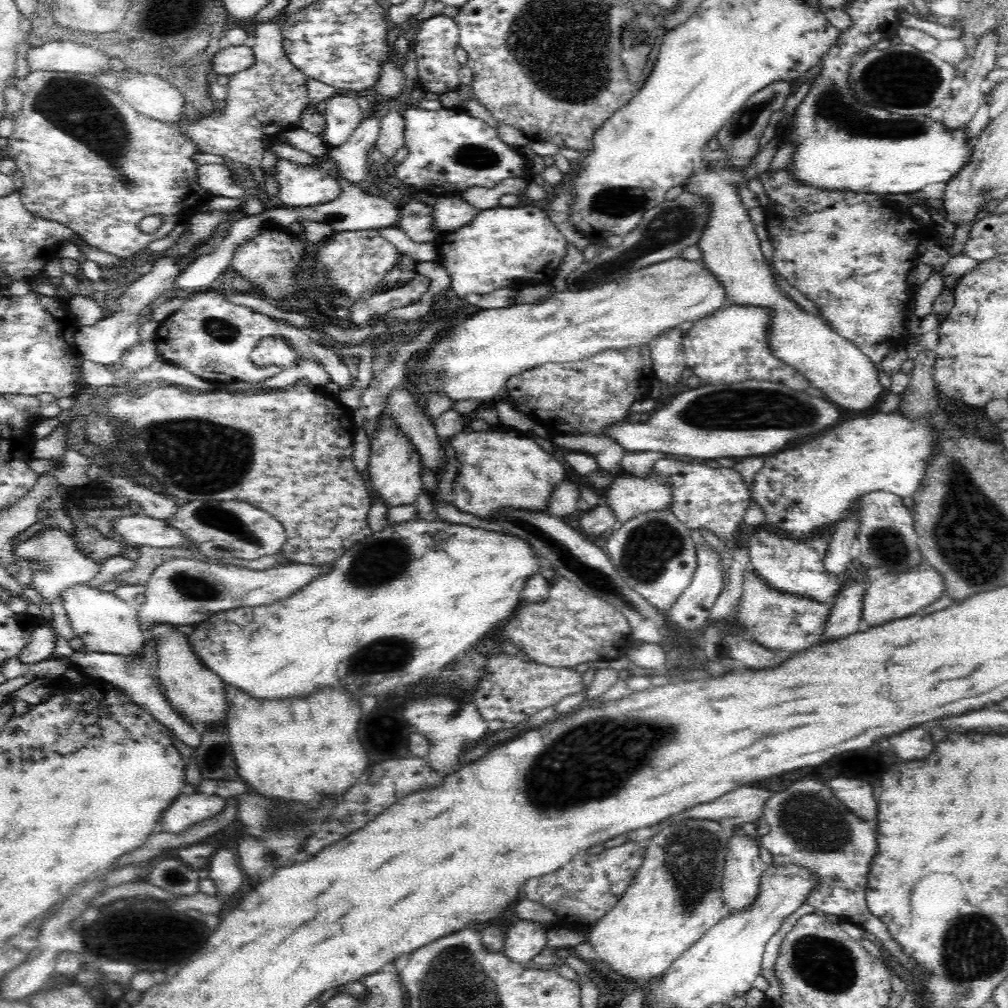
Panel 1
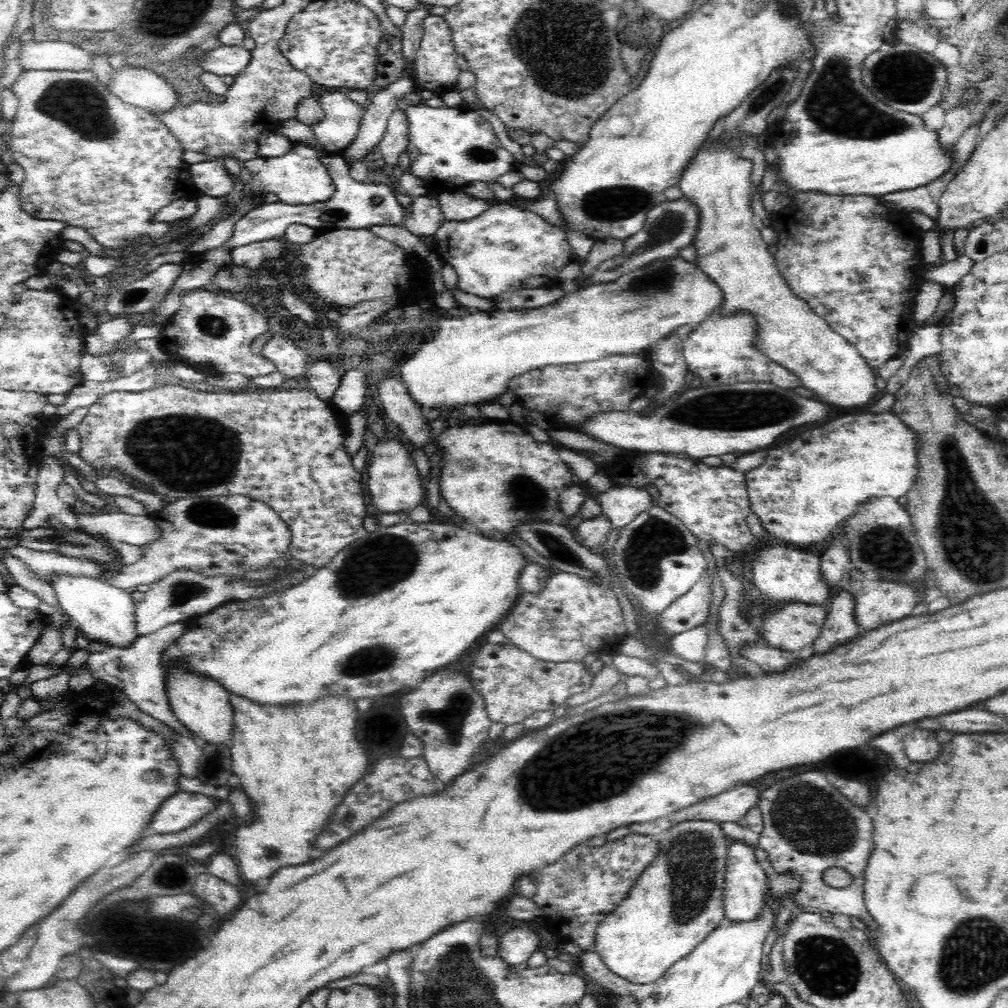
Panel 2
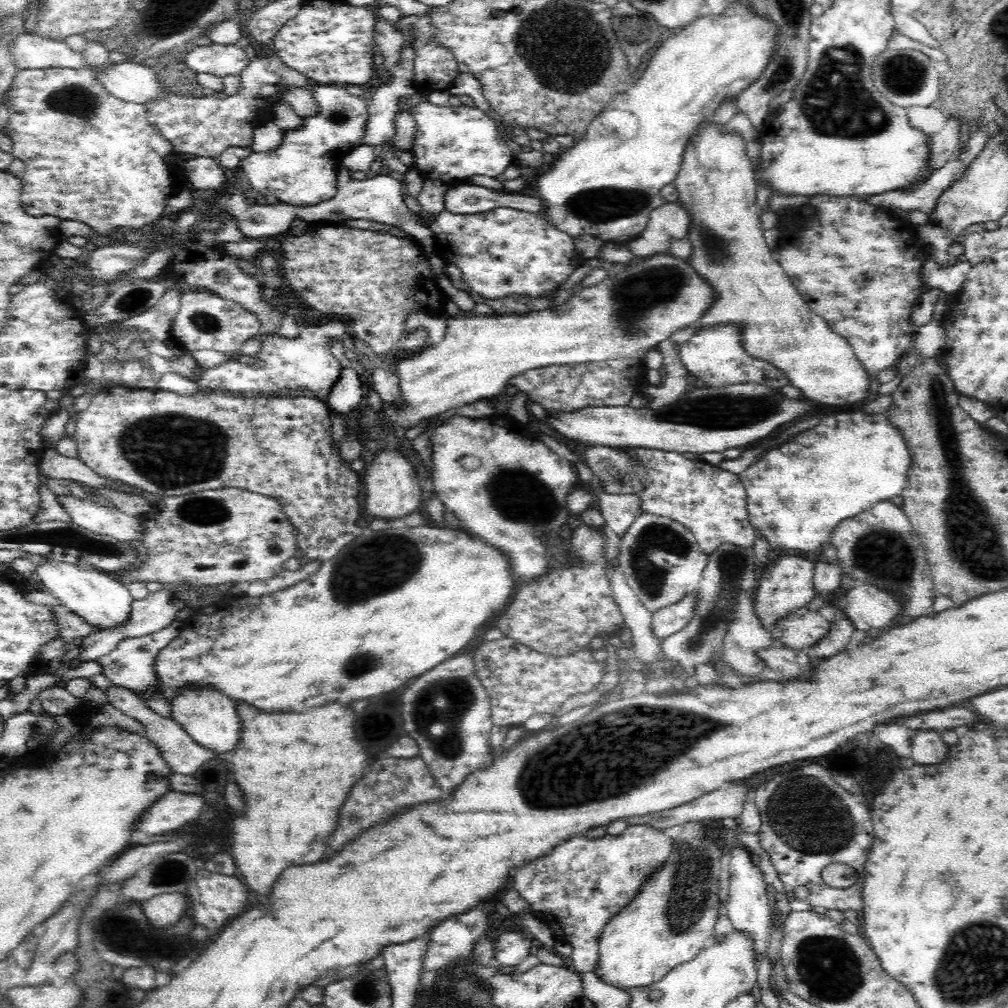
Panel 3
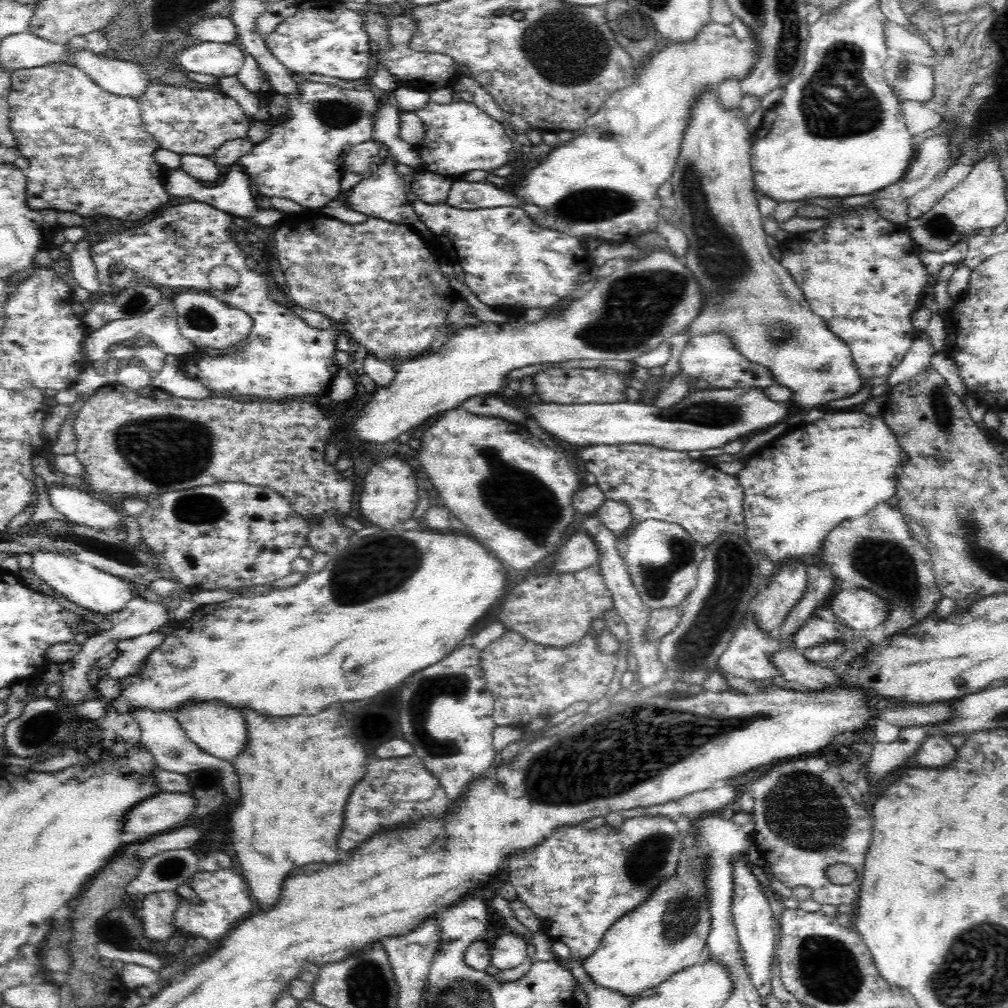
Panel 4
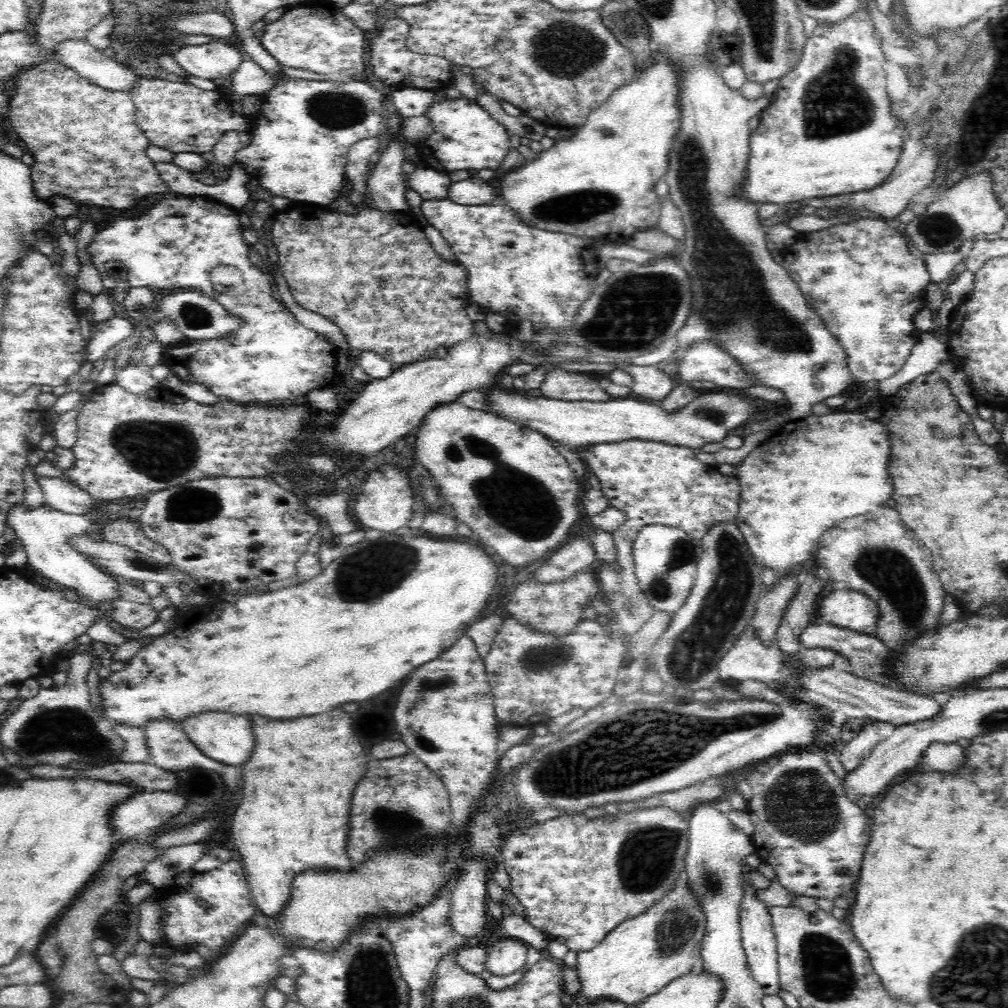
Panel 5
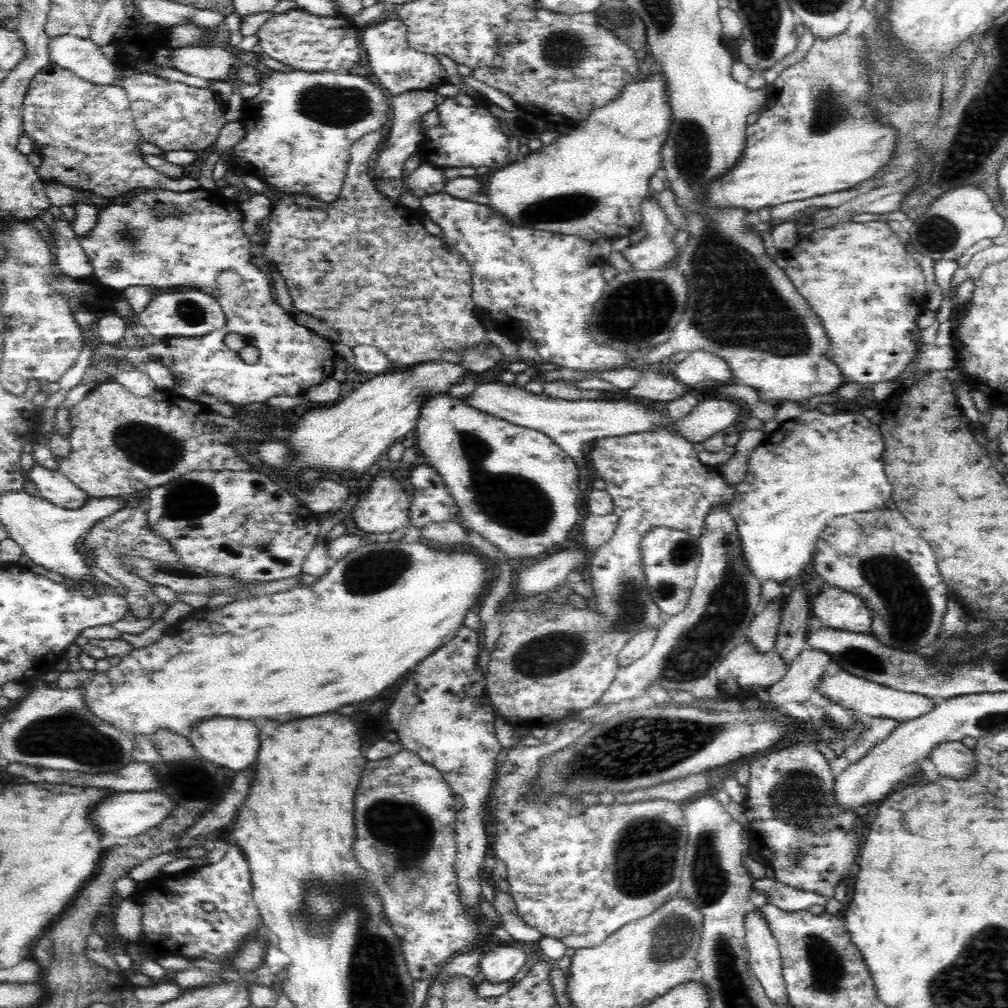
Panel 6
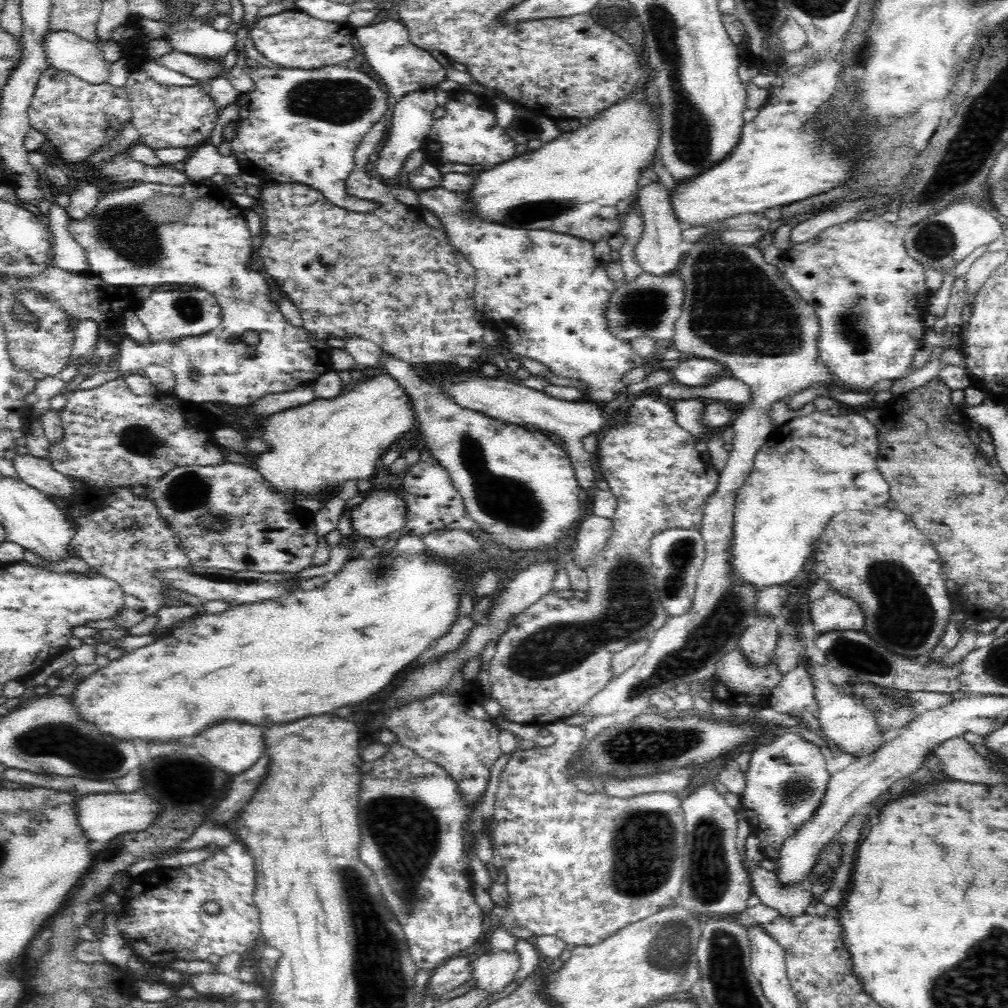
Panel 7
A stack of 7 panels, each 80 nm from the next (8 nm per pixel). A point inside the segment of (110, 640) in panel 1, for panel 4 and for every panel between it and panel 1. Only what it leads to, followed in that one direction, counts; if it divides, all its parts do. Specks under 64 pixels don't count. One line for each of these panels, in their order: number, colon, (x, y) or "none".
2: (101, 611)
3: (104, 602)
4: (83, 584)

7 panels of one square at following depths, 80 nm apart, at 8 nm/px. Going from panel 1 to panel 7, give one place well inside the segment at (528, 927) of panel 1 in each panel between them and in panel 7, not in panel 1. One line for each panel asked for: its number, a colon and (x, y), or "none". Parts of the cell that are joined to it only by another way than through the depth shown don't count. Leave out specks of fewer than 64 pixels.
2: (516, 946)
3: (511, 948)
4: (508, 951)
5: (507, 955)
6: (501, 964)
7: (492, 973)

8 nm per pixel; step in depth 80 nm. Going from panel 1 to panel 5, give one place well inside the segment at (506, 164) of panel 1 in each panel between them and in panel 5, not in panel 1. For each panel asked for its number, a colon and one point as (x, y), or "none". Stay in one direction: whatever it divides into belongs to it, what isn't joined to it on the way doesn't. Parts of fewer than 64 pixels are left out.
2: (448, 147)
3: (453, 142)
4: (460, 137)
5: (465, 136)

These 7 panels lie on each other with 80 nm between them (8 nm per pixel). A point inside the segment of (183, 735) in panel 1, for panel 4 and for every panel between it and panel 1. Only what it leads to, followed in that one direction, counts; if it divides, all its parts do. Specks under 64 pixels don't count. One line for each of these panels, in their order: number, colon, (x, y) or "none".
2: (135, 669)
3: (131, 664)
4: (133, 652)

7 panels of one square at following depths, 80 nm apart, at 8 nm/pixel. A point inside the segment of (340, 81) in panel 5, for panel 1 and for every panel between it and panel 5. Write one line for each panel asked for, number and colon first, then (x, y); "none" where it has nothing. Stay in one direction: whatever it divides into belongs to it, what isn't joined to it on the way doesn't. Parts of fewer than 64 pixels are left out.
1: (299, 185)
2: (298, 177)
3: (302, 170)
4: (302, 158)

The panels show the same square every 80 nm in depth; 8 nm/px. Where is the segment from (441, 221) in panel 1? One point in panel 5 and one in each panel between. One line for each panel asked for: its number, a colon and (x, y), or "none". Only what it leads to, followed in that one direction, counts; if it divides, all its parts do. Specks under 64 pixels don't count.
2: (456, 205)
3: (463, 198)
4: (463, 194)
5: (474, 191)

